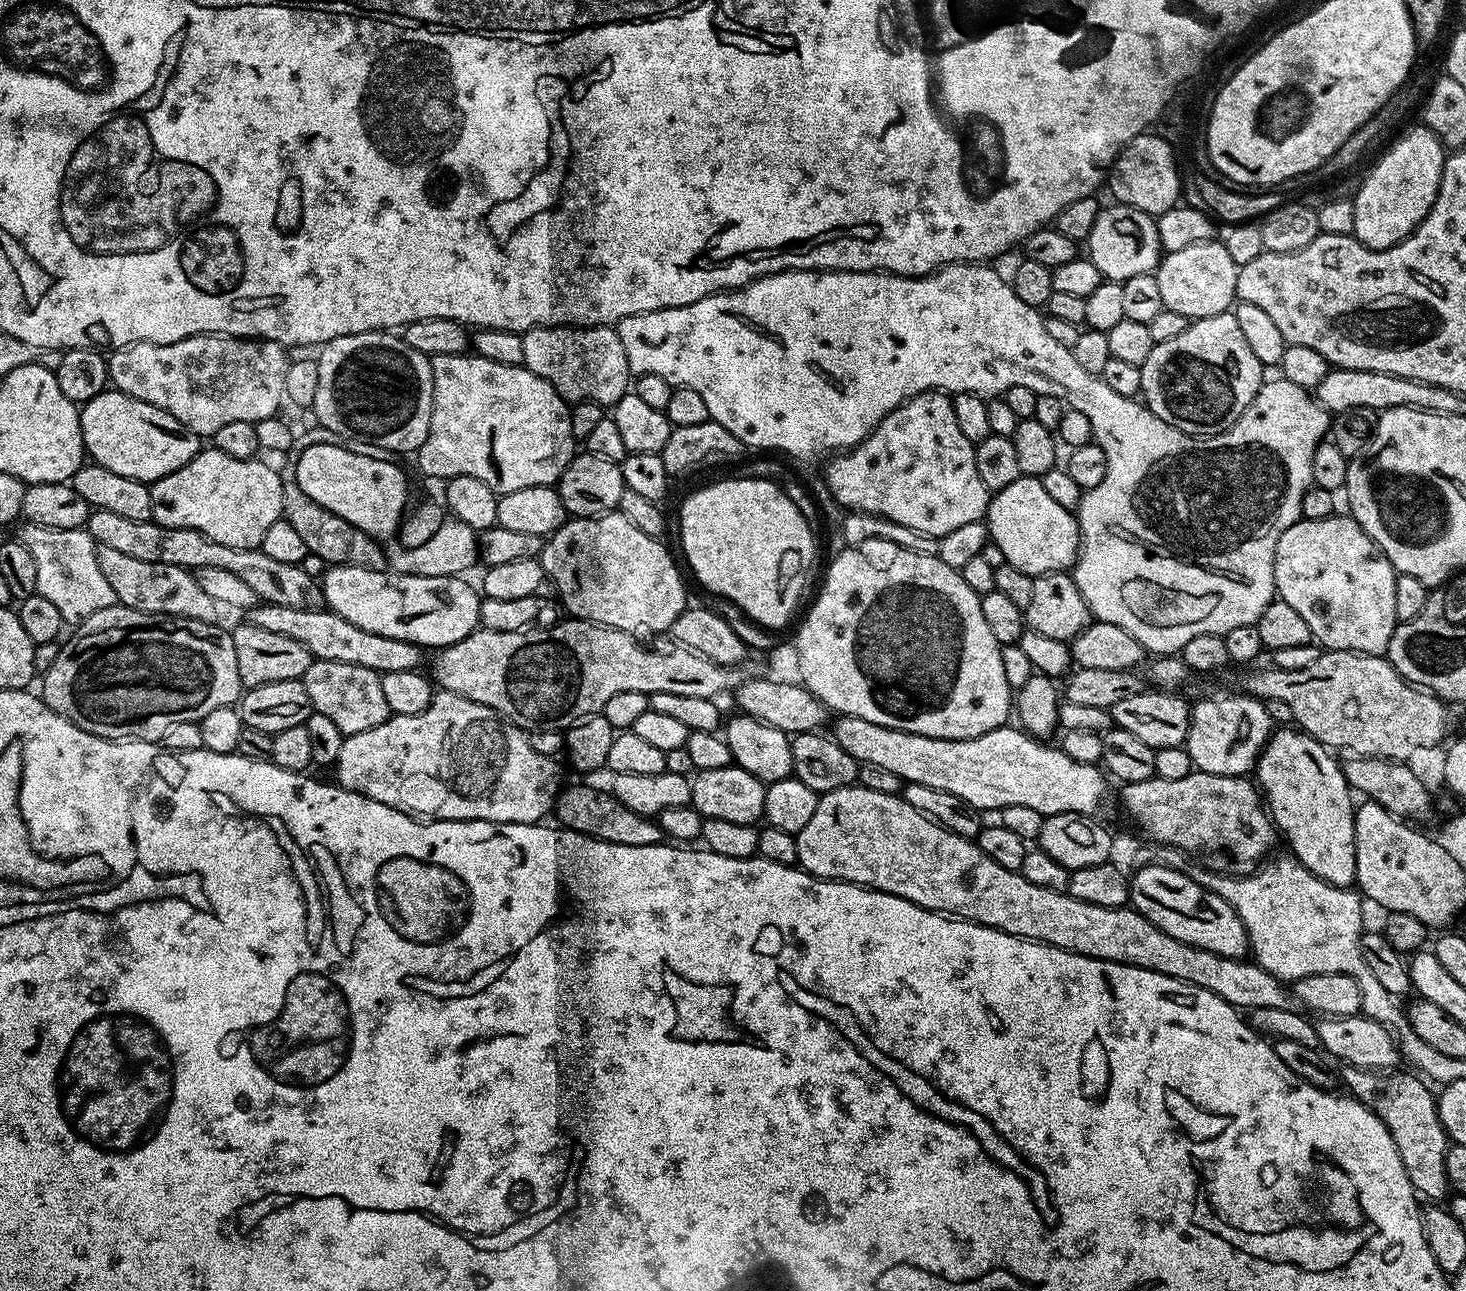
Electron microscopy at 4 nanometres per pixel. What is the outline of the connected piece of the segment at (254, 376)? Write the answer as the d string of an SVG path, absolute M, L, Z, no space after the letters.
M205 334L191 336L173 344L129 344L127 348L117 348L107 357L108 379L115 391L142 402L150 402L178 418L192 432L201 438L212 437L226 422L250 422L265 420L277 415L280 404L285 403L284 383L290 363L285 345L272 340L257 340L239 336Z

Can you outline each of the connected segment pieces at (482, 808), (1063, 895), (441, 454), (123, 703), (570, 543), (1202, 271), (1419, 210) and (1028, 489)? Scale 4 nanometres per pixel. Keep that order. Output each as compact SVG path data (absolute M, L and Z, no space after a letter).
M437 691L432 701L428 703L428 709L418 714L406 714L405 716L389 715L386 722L374 726L370 730L362 730L362 734L345 736L342 742L342 751L334 765L335 779L341 788L349 788L351 792L357 792L368 796L372 800L382 802L386 806L396 808L399 812L415 814L420 818L439 818L442 820L485 820L495 824L534 824L545 819L544 815L553 811L558 793L561 791L560 772L556 769L557 761L546 754L538 754L534 746L528 741L529 733L519 724L504 719L499 712L492 708L482 706L470 698L462 698L453 692Z
M859 786L825 792L820 796L810 822L806 822L795 837L799 867L822 880L842 880L845 884L875 888L878 892L906 898L932 912L984 924L1012 936L1021 936L1023 940L1039 940L1041 944L1053 944L1056 948L1065 948L1068 952L1077 952L1095 960L1132 964L1135 968L1161 972L1202 990L1210 990L1237 1010L1293 1007L1294 996L1289 989L1288 992L1284 989L1287 988L1285 981L1267 972L1261 964L1248 958L1235 960L1178 942L1178 938L1170 938L1170 934L1151 924L1131 906L1090 906L1090 902L1078 902L1078 898L1070 896L1067 891L1055 892L1046 890L1046 886L1034 886L1034 882L1026 882L1019 872L1006 870L998 866L998 862L986 858L975 842L954 834L949 828L914 810L914 806L907 804L899 795L882 794Z
M442 354L431 357L434 394L430 430L422 442L418 459L428 476L469 476L486 482L497 494L526 490L530 486L552 486L572 461L574 437L569 405L538 374L519 364L506 366L475 354Z
M117 602L111 604L106 610L98 610L98 614L90 614L84 623L79 625L77 636L72 636L68 641L60 644L58 658L54 658L52 665L42 674L44 692L42 699L44 705L54 710L62 718L74 722L82 730L107 740L151 740L163 741L166 730L174 722L199 722L210 714L210 710L231 708L239 701L242 695L242 685L238 678L238 658L234 656L234 642L231 635L215 624L207 624L201 620L187 620L181 616L158 616L154 612L139 612L133 608L125 608Z
M619 510L605 512L603 516L565 519L557 532L547 537L538 557L545 577L556 583L560 600L578 620L592 620L608 628L626 630L633 634L664 634L684 612L684 580L672 561L672 556L660 545L661 541L650 534L642 534Z
M1213 238L1186 246L1186 250L1174 250L1161 259L1154 273L1162 290L1165 309L1192 320L1229 311L1237 299L1236 283L1240 266L1236 265L1224 245L1223 239Z
M1412 128L1372 169L1354 195L1354 235L1368 248L1389 248L1411 236L1436 201L1446 149L1431 129Z
M1020 475L1010 486L999 489L988 501L988 515L986 517L988 534L991 543L998 546L1004 555L1004 563L1014 566L1031 576L1046 576L1050 572L1063 572L1071 569L1078 559L1080 551L1080 525L1077 517L1058 506L1050 494L1046 494L1043 479Z

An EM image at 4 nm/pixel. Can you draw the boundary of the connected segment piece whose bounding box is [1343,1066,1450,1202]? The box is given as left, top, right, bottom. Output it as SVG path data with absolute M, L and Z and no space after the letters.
M1348 1066L1343 1070L1344 1080L1349 1088L1347 1091L1361 1104L1367 1104L1390 1130L1394 1146L1398 1146L1402 1166L1406 1166L1406 1174L1417 1193L1421 1197L1429 1196L1432 1199L1429 1201L1432 1202L1443 1201L1450 1192L1446 1174L1446 1154L1450 1141L1436 1109L1437 1097L1427 1088L1429 1085L1411 1071L1392 1070L1387 1074L1377 1075L1375 1071L1366 1068Z

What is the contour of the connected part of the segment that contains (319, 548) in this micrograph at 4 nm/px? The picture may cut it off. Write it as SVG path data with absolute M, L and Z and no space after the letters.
M288 466L280 472L280 481L282 482L282 494L284 495L284 514L283 519L290 522L290 526L294 526L298 530L298 535L302 537L302 542L306 542L309 552L313 552L322 558L325 565L334 564L353 564L354 566L362 566L363 568L377 568L378 561L378 544L379 541L368 536L362 530L358 530L350 522L346 522L342 518L338 518L338 514L334 514L330 510L326 510L322 506L312 504L312 524L303 524L300 521L300 500L304 496L302 486L298 486L296 481L295 467Z

